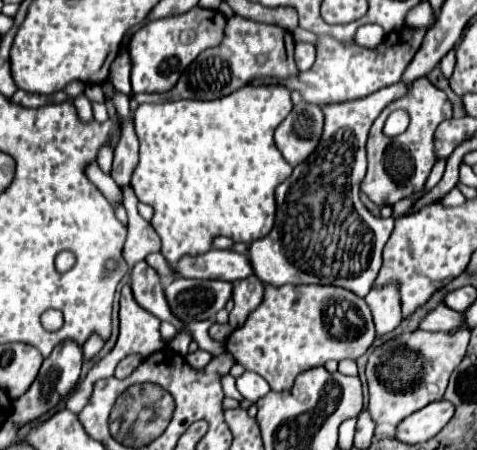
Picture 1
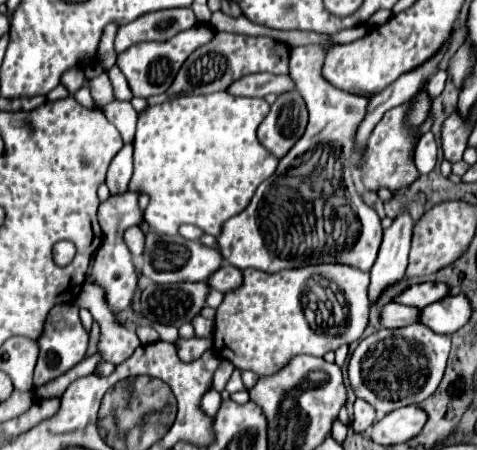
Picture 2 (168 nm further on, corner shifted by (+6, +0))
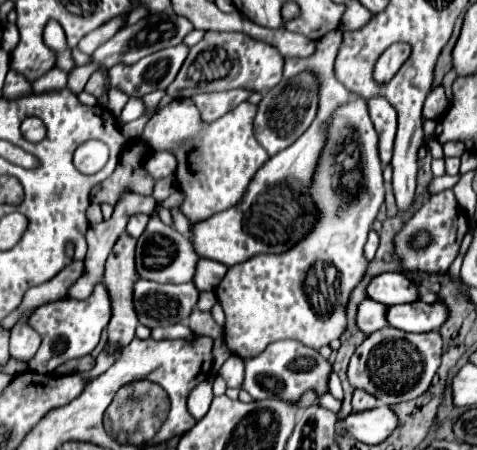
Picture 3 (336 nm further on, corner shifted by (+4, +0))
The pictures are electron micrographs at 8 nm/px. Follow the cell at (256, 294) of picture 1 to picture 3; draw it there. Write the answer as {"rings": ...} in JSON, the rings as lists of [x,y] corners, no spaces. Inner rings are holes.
{"rings":[[[200,260],[198,268],[196,268],[196,276],[194,276],[194,284],[200,292],[206,290],[214,290],[218,286],[218,282],[226,276],[228,266],[222,266],[220,262],[210,262],[210,260]]]}

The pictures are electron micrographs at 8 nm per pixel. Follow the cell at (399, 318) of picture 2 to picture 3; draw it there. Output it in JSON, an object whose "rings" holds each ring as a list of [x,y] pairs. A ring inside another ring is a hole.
{"rings":[[[366,298],[360,306],[358,306],[358,328],[366,334],[372,334],[376,330],[382,330],[388,326],[386,322],[386,310],[388,306],[382,306],[380,302],[372,302],[372,298]]]}

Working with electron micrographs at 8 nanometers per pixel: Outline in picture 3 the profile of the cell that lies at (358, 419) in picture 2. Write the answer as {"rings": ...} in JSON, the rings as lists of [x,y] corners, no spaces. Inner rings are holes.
{"rings":[[[354,390],[354,396],[352,396],[352,410],[358,412],[358,410],[370,410],[376,406],[376,398],[370,396],[368,392],[364,390]]]}

